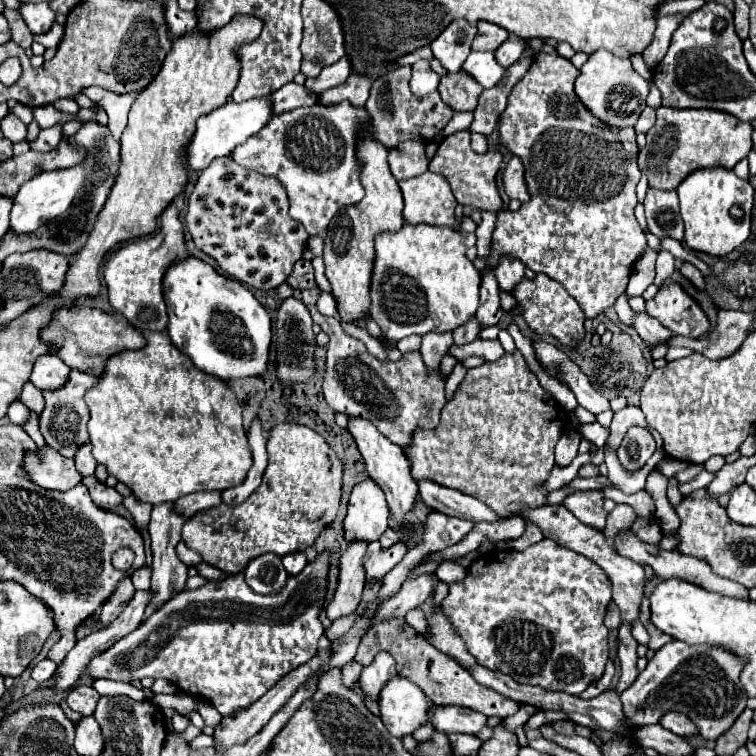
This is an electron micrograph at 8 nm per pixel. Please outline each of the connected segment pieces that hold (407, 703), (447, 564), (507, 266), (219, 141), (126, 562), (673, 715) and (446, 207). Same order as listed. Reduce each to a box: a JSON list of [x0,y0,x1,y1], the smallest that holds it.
[[379,674,427,738],[435,560,467,584],[495,258,525,292],[183,96,271,170],[113,548,135,572],[659,712,697,736],[399,172,461,226]]

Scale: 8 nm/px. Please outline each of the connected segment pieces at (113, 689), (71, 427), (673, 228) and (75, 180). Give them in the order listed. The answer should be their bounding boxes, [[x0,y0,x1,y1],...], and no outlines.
[[93,680,147,700],[41,370,97,458],[645,190,683,240],[11,164,93,232]]

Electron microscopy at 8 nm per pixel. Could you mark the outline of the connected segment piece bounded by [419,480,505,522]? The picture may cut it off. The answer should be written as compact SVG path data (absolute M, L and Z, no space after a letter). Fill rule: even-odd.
M431 480L419 482L419 496L421 500L437 512L445 512L449 516L467 518L471 522L499 522L505 520L499 514L493 514L489 506L477 502L477 498L469 498L459 490L449 490L445 486L437 486Z

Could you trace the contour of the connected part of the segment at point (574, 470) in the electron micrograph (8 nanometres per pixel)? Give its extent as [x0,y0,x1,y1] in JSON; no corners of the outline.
[543,449,604,492]

